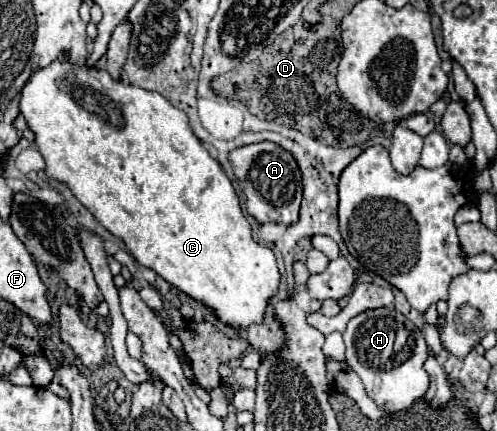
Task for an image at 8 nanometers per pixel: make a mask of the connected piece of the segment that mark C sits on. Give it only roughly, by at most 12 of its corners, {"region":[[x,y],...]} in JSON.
{"region":[[69,61],[19,109],[139,265],[237,331],[277,257],[187,115]]}

